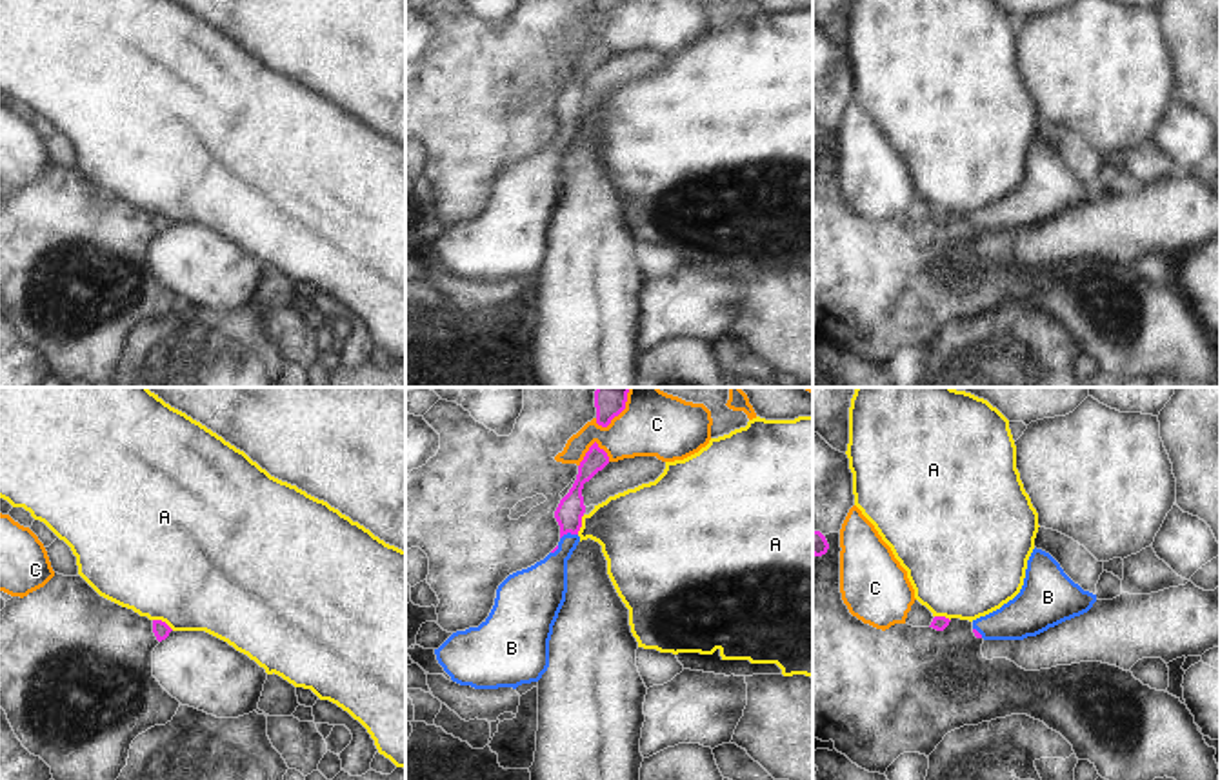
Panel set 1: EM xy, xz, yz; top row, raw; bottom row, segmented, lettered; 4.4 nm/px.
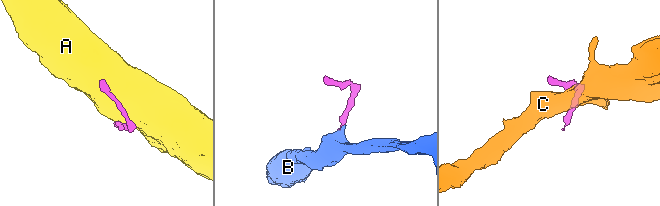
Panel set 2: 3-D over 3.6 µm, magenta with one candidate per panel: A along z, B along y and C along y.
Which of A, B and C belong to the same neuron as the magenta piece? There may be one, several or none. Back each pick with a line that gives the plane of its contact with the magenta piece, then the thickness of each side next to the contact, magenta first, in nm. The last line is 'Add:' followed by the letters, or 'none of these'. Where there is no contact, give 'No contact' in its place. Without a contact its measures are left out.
B: Touches magenta in xz. Thickness 120 nm (magenta) against 190 nm
Add: B.

